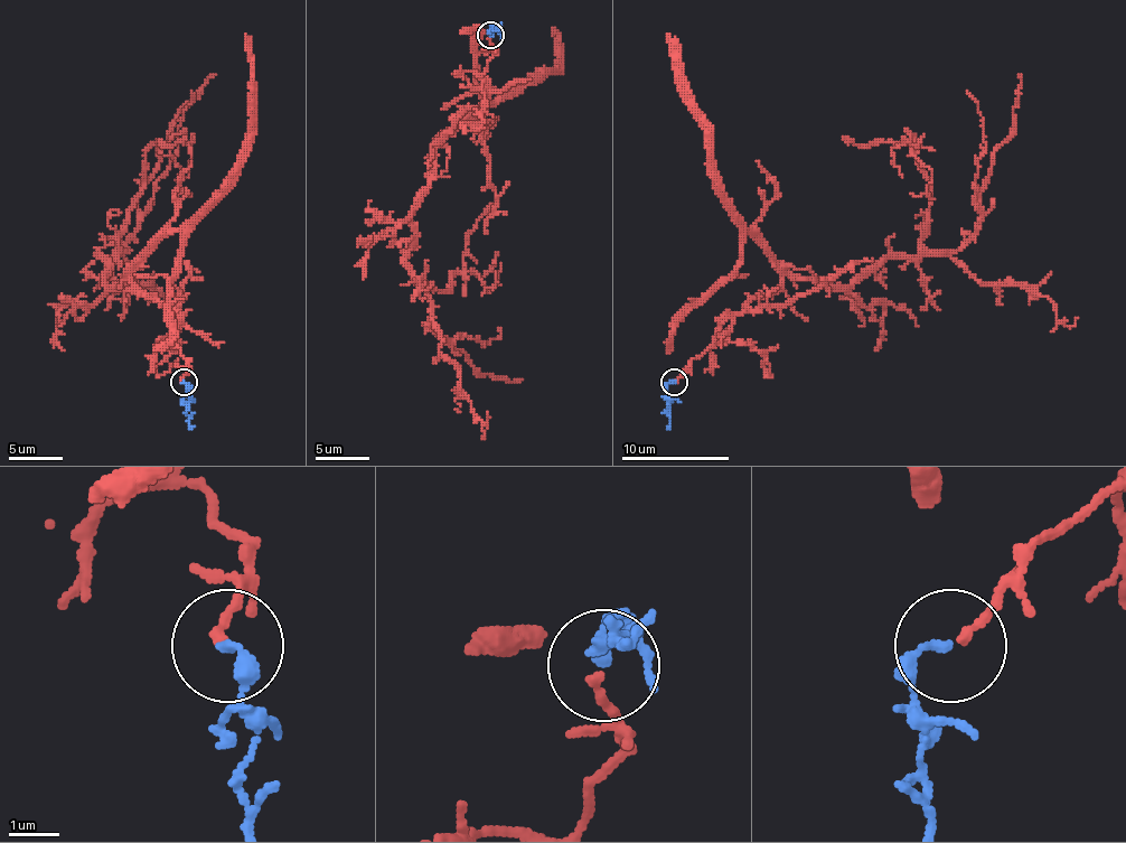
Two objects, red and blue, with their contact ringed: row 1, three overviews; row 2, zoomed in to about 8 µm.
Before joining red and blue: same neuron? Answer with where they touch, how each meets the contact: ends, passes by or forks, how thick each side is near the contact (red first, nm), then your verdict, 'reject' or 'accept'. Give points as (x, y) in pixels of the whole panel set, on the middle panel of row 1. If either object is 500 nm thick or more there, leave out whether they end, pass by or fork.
(490, 35) | red ends | blue ends | 170/190 nm | accept

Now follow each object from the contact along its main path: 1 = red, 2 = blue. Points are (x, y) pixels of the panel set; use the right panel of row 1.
1: (675, 380), (786, 274), (856, 282), (885, 259), (956, 250), (978, 226), (1019, 74)
2: (675, 383), (667, 385), (667, 425)

